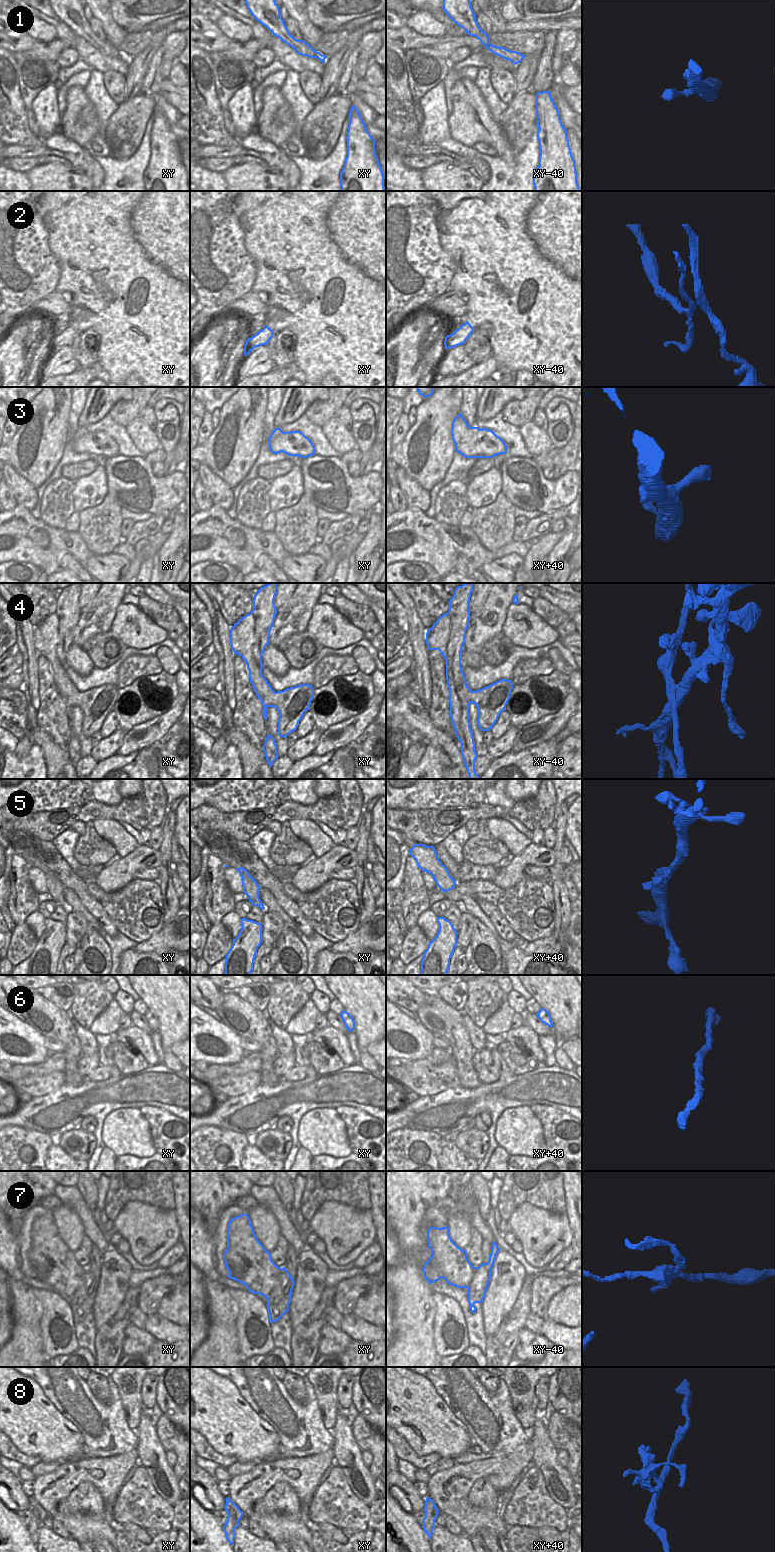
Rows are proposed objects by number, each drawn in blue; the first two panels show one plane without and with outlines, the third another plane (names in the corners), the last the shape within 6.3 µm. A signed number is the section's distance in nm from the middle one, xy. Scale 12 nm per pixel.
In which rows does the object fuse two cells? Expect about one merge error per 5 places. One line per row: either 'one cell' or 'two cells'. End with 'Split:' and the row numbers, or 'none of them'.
1: one cell
2: two cells
3: one cell
4: two cells
5: one cell
6: one cell
7: two cells
8: two cells
Split: 2, 4, 7, 8

